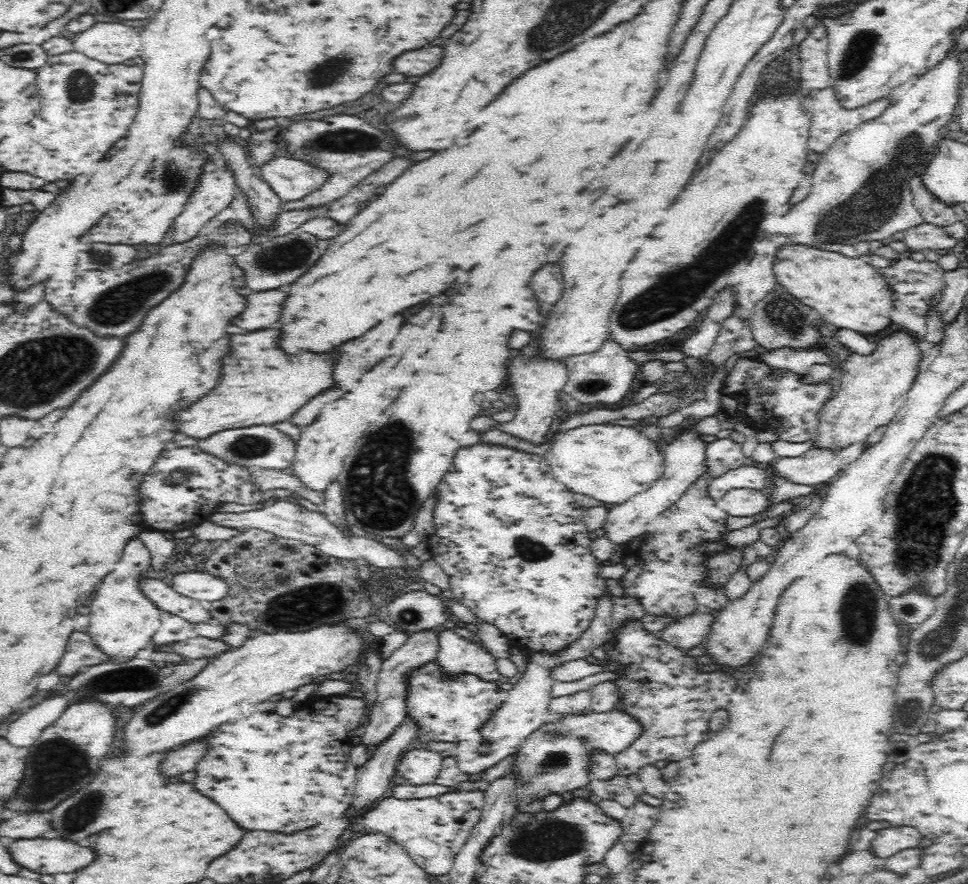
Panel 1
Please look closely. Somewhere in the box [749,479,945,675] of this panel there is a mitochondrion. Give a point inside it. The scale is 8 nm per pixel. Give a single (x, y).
(859, 610)

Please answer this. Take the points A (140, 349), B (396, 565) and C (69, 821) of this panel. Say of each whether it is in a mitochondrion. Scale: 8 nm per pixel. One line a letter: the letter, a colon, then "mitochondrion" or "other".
A: other
B: other
C: mitochondrion

